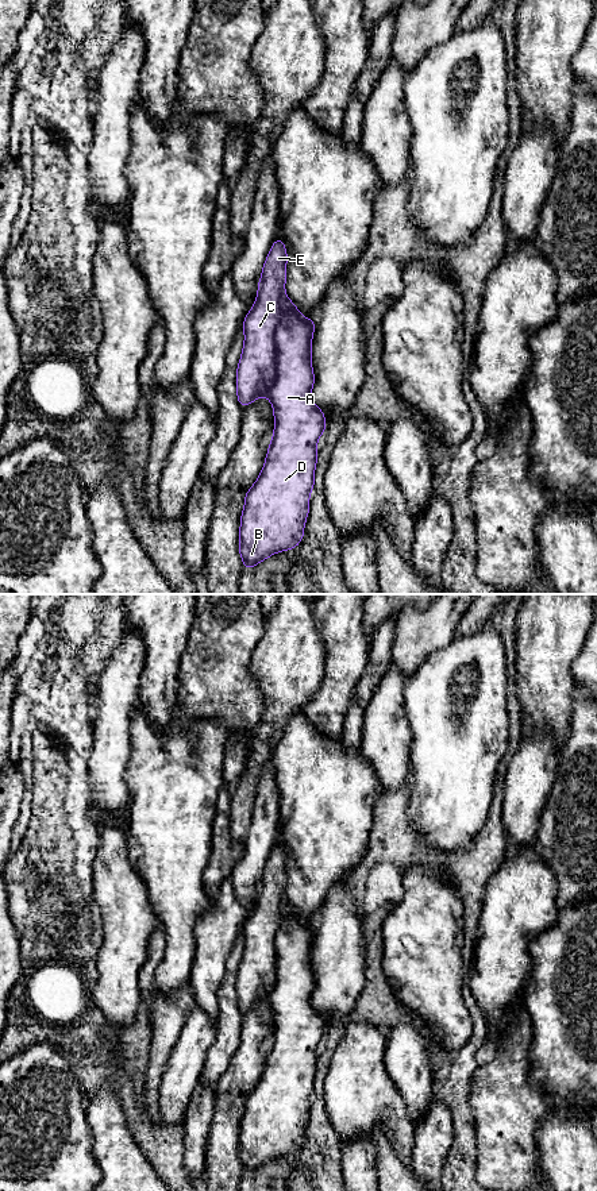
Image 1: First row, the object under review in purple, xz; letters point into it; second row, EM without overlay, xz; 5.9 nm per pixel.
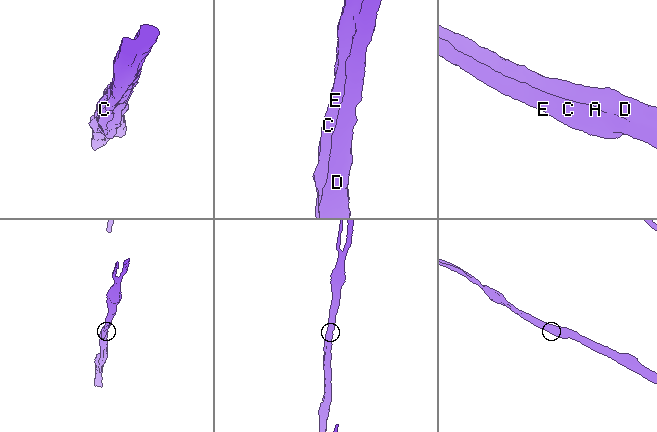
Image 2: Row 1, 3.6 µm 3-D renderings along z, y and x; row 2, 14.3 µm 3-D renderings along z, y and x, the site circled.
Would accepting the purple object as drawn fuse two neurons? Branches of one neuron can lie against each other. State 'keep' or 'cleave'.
cleave

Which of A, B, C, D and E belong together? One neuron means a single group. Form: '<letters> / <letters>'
A B D / C E

